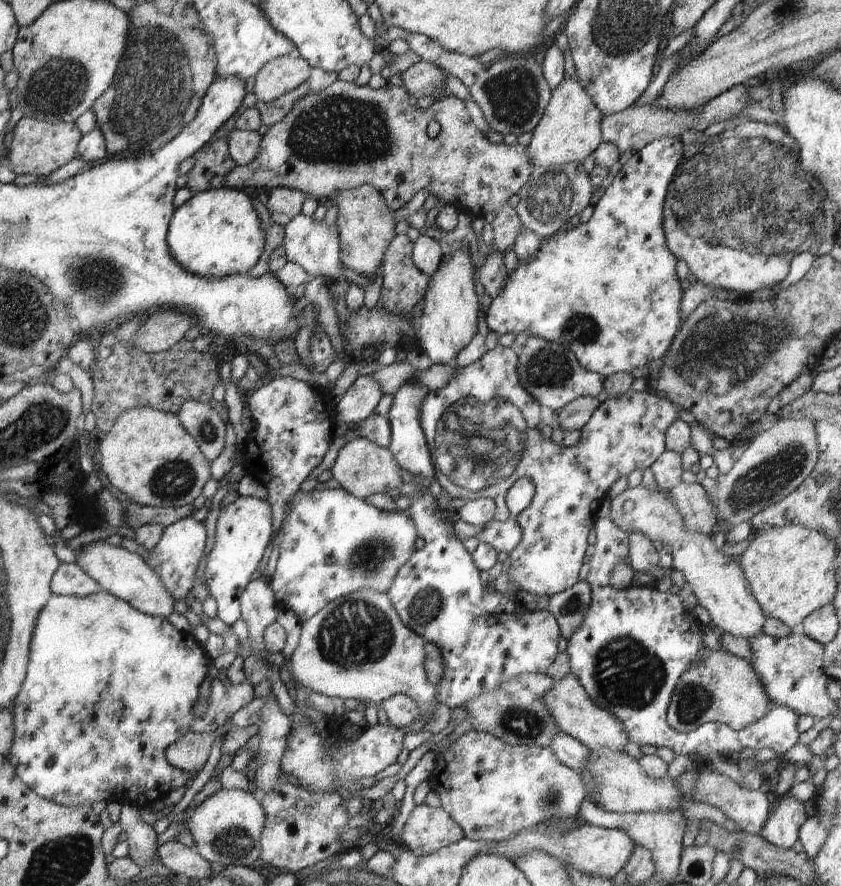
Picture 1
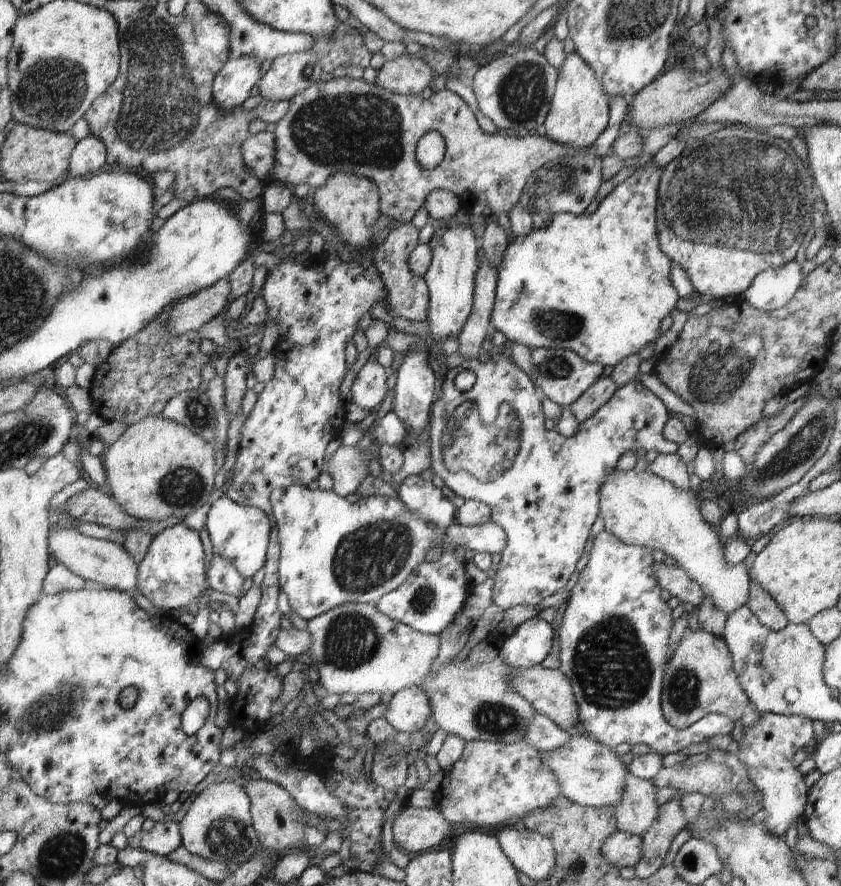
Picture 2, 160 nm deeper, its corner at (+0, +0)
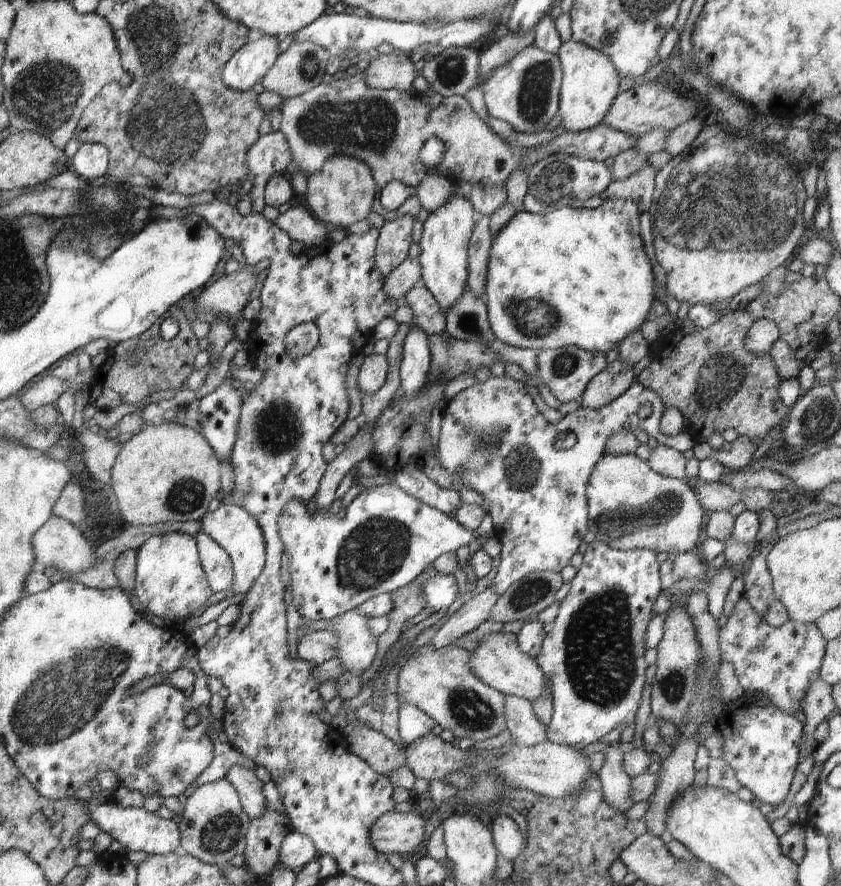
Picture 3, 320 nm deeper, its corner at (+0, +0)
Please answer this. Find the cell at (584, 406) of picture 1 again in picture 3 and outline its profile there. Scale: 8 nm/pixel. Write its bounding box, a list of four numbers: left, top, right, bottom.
[580,359,636,409]

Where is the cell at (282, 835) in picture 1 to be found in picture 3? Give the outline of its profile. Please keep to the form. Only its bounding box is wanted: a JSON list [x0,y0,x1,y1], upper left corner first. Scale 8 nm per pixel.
[225,764,267,818]

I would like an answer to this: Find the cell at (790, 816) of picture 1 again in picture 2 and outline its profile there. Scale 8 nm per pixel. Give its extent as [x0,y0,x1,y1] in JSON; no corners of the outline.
[737,713,816,837]

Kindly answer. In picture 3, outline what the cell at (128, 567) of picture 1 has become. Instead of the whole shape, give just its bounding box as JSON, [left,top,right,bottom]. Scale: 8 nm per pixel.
[31,515,96,573]

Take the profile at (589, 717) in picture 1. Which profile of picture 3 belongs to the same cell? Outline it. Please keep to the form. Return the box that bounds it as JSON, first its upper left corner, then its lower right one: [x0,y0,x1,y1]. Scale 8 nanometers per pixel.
[468,632,547,702]

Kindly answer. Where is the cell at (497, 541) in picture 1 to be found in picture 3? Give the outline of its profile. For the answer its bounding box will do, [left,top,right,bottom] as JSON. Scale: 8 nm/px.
[279,482,475,622]

